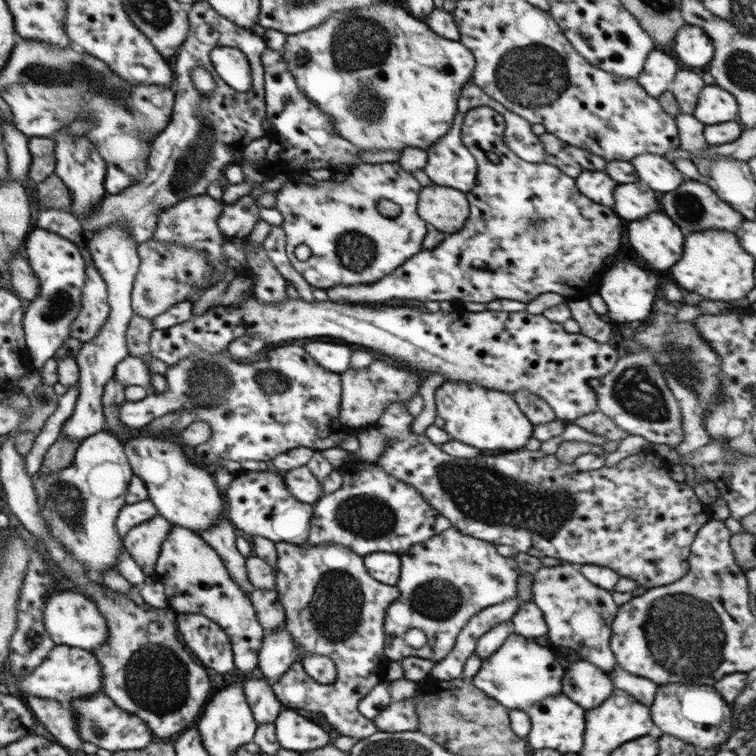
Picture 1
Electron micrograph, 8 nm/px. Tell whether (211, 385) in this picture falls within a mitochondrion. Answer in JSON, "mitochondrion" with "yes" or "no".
{"mitochondrion":"yes"}

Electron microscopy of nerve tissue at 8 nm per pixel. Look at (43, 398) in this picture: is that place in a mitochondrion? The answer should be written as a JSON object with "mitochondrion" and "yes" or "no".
{"mitochondrion":"no"}

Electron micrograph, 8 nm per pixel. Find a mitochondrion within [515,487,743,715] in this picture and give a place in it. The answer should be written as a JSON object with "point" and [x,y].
{"point":[681,638]}

